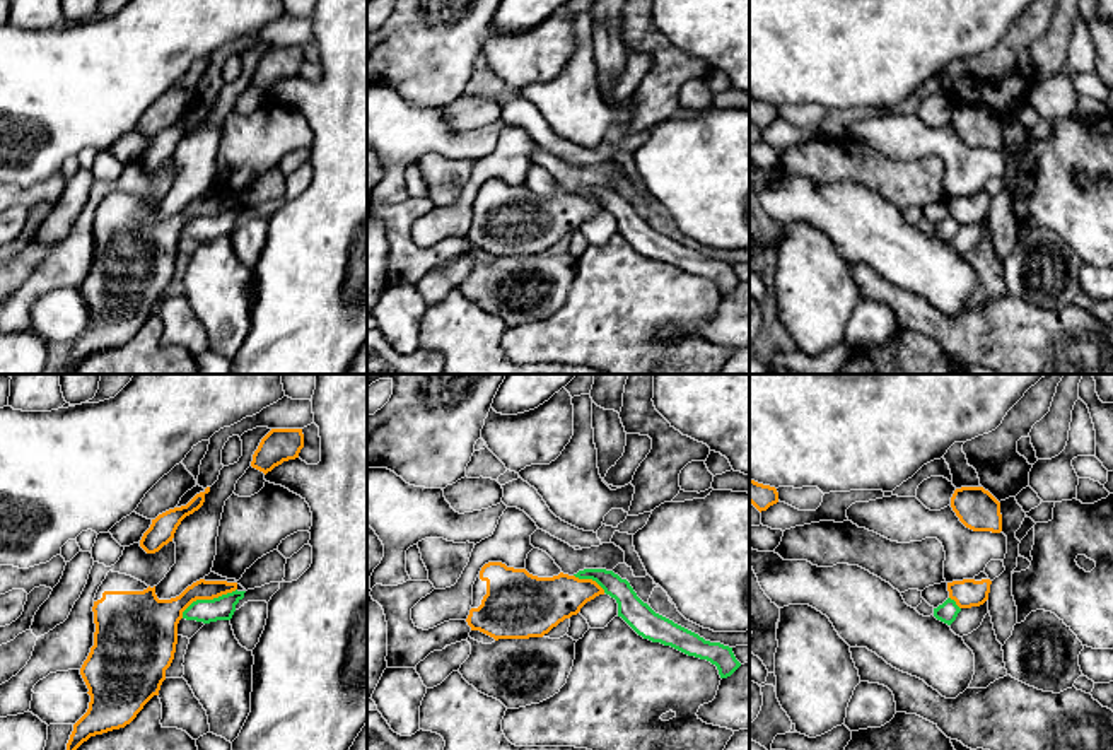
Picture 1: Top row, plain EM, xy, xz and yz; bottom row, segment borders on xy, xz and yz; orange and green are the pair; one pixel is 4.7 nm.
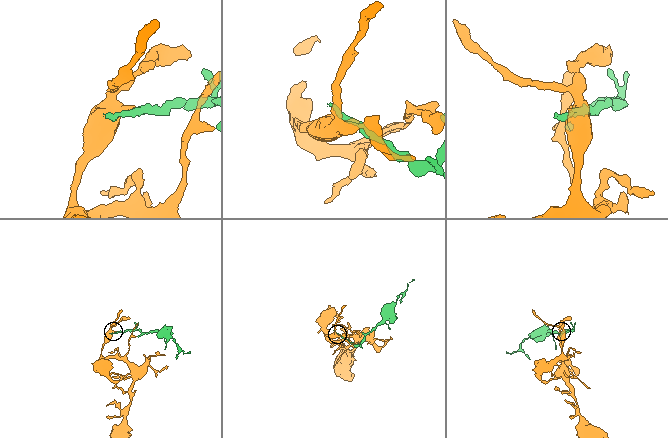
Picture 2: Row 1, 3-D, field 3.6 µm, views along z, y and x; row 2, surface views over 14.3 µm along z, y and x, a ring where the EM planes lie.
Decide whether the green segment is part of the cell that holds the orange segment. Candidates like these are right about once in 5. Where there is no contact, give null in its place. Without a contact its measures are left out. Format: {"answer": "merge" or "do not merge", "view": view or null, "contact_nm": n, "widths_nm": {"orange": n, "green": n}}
{"answer": "do not merge", "view": "xy", "contact_nm": 300, "widths_nm": {"orange": 180, "green": 110}}

